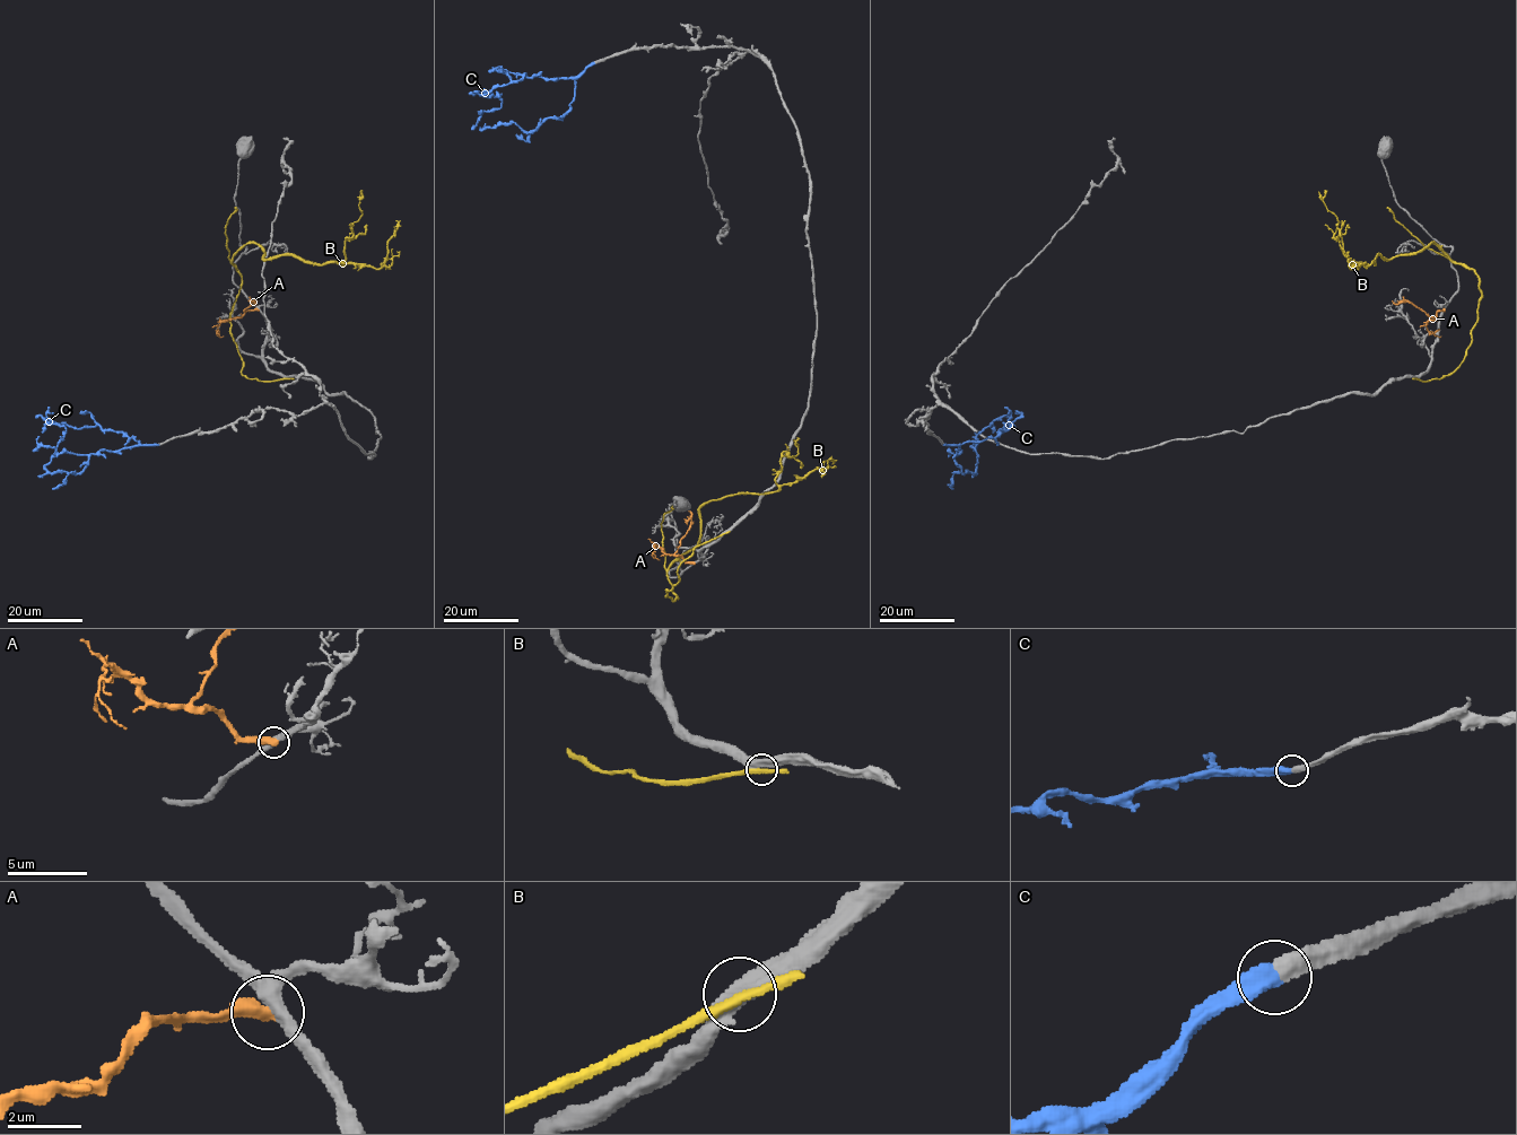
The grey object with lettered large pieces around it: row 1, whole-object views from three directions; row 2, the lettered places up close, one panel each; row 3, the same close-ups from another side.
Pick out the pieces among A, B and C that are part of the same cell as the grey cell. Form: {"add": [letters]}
{"add": ["C"]}

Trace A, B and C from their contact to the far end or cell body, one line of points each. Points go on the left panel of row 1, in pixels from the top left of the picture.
A: (258, 310), (247, 310), (238, 317), (255, 303), (252, 300)
B: (287, 378), (241, 372), (233, 256), (255, 243), (263, 259), (342, 264), (362, 190)
C: (158, 444), (98, 451), (92, 453), (79, 472), (50, 472), (45, 465), (66, 428), (40, 415), (35, 417)

